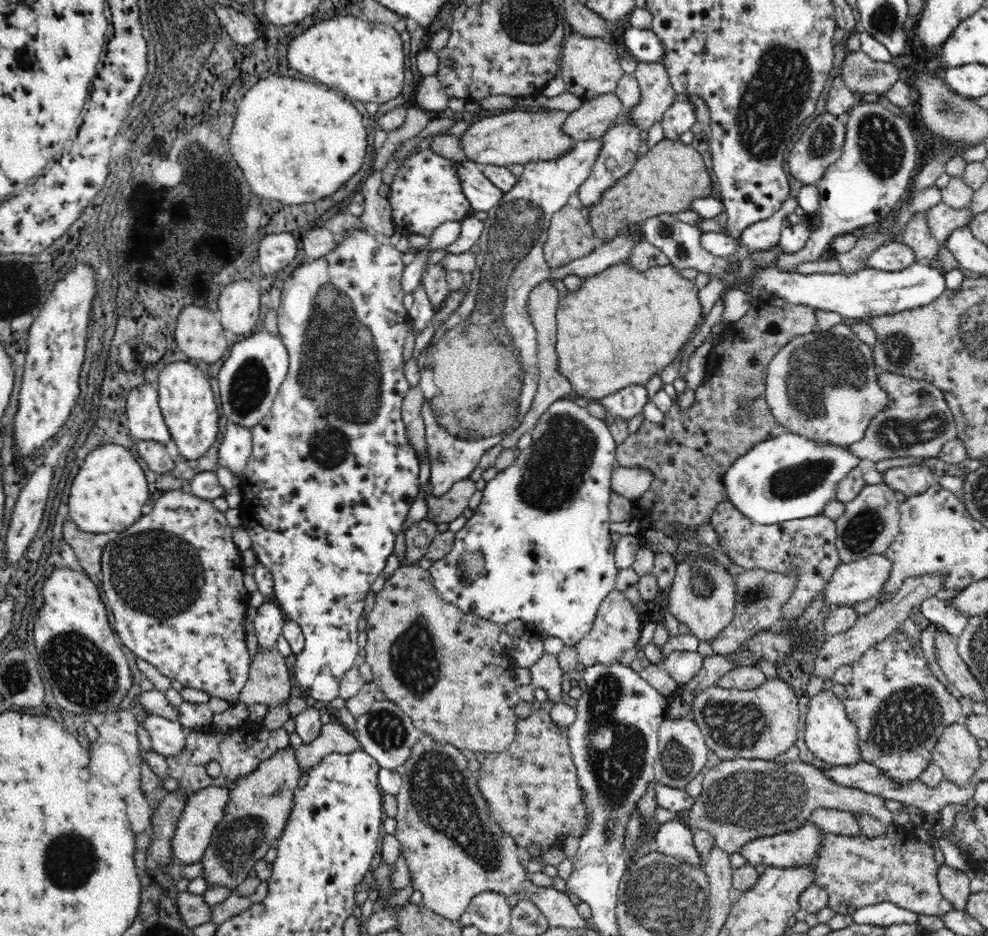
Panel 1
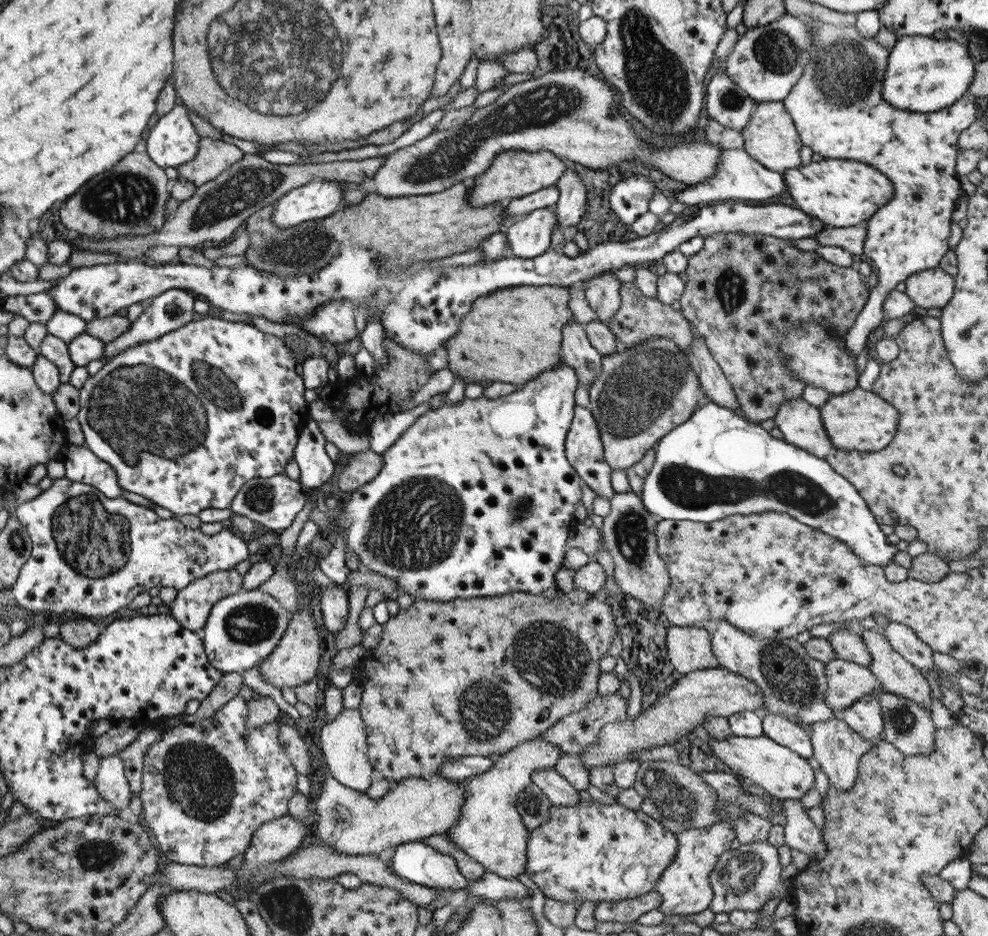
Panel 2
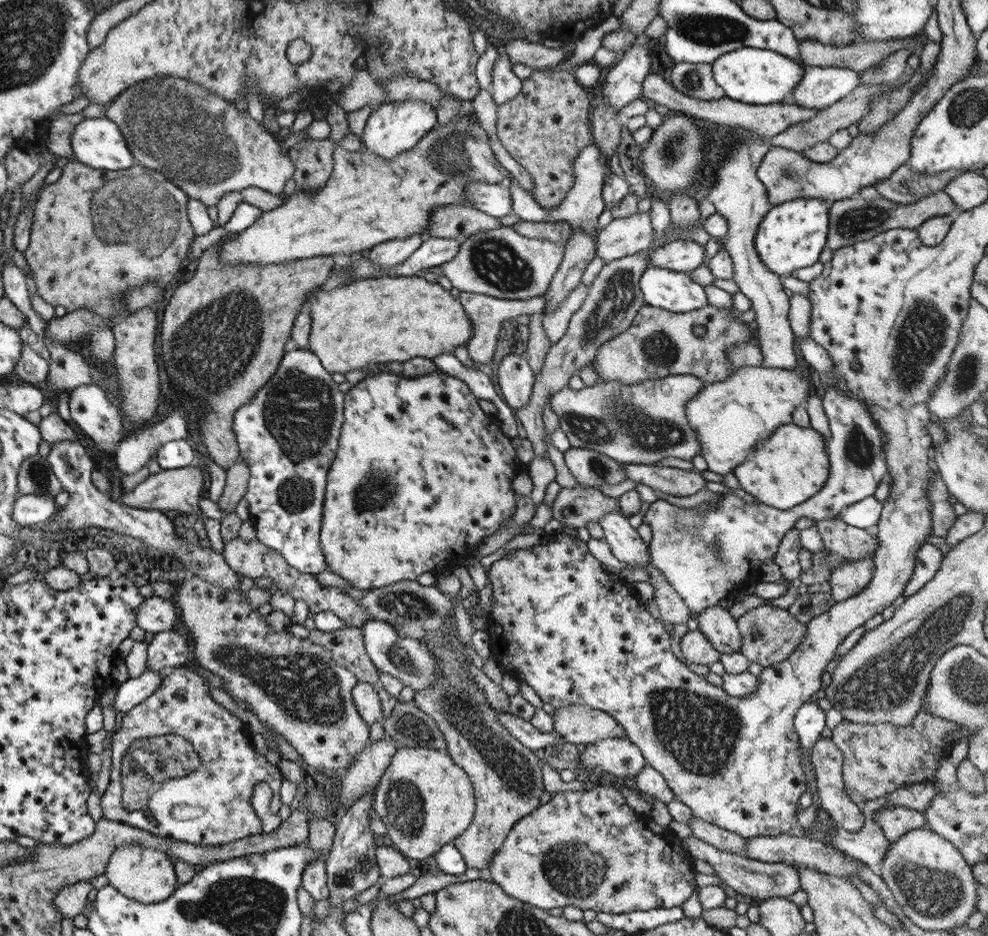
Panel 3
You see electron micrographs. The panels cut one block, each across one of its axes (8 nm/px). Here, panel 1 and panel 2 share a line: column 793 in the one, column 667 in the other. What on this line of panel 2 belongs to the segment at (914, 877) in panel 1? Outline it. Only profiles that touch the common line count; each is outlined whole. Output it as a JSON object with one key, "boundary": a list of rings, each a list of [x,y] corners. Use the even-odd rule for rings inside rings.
{"boundary":[[[579,802],[571,808],[551,808],[549,820],[541,828],[529,832],[525,874],[543,898],[557,902],[617,902],[653,892],[665,868],[675,860],[675,852],[677,836],[641,810],[629,810],[617,802],[611,806],[603,806],[599,802]]]}

